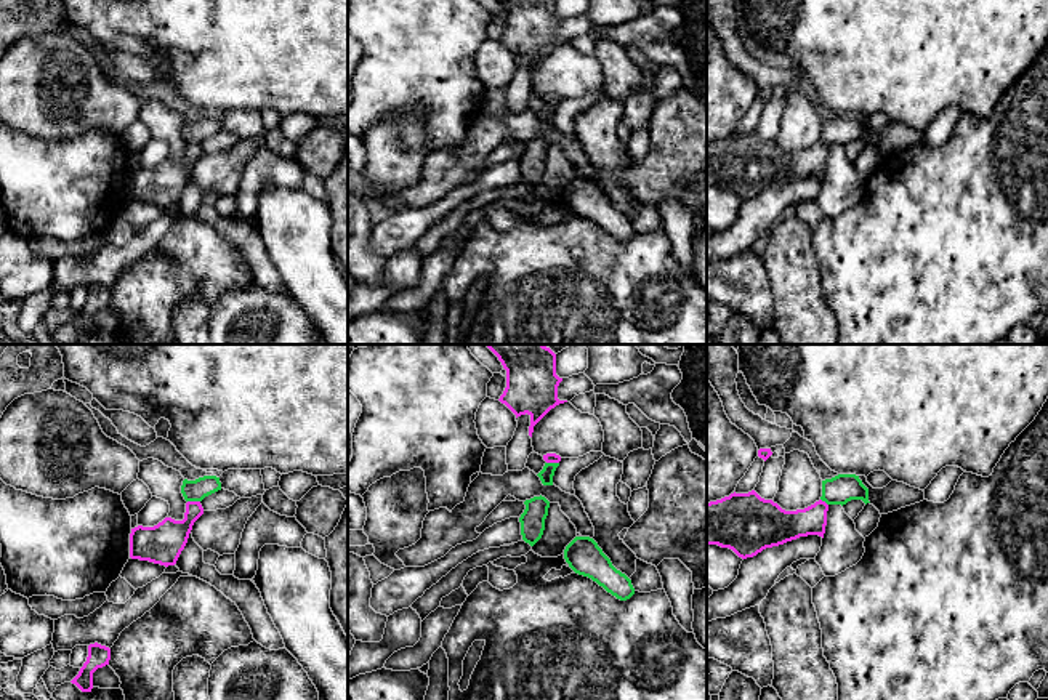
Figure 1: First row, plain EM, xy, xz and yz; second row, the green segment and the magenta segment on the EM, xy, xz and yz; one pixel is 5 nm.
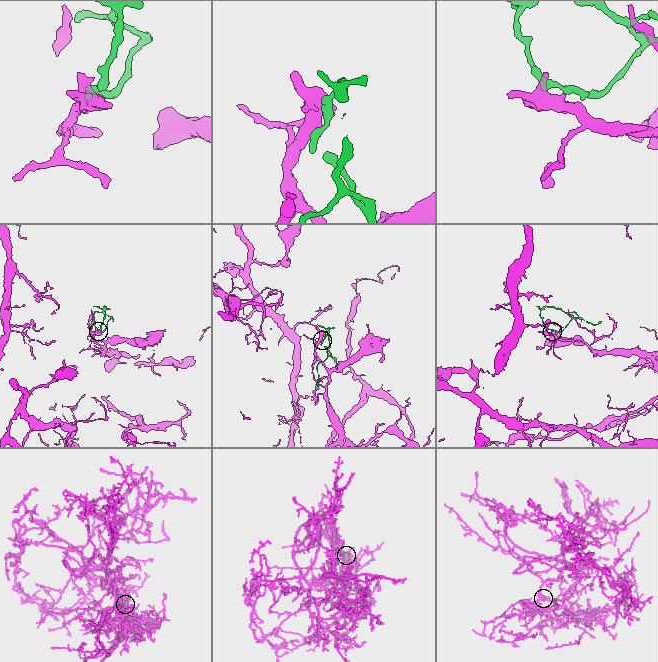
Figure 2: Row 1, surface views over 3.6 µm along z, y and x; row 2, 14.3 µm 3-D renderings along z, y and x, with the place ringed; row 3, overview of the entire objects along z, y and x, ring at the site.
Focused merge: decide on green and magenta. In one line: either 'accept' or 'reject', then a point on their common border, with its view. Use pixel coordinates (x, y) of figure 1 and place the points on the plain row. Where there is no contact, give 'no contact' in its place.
reject; contact xy (194, 141)

